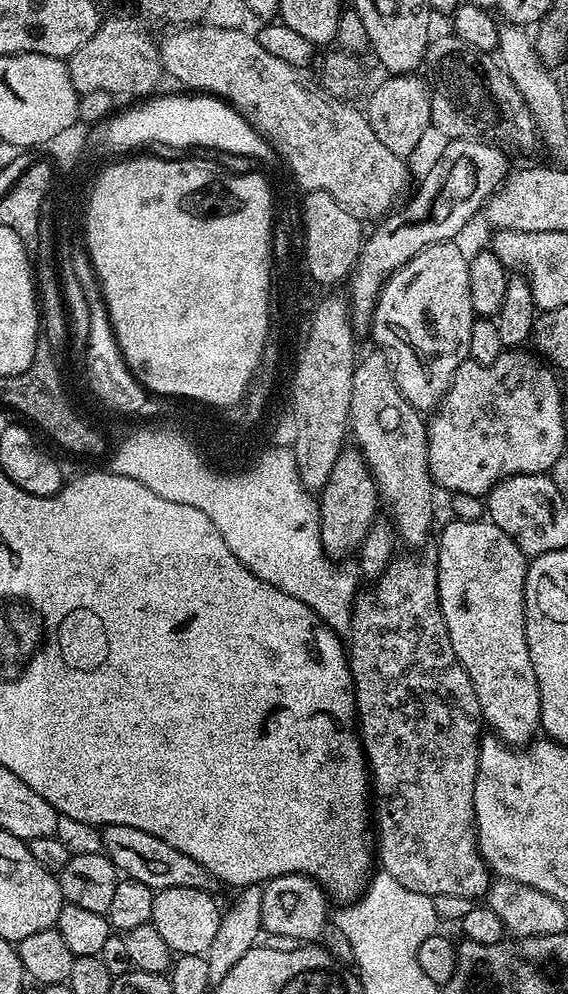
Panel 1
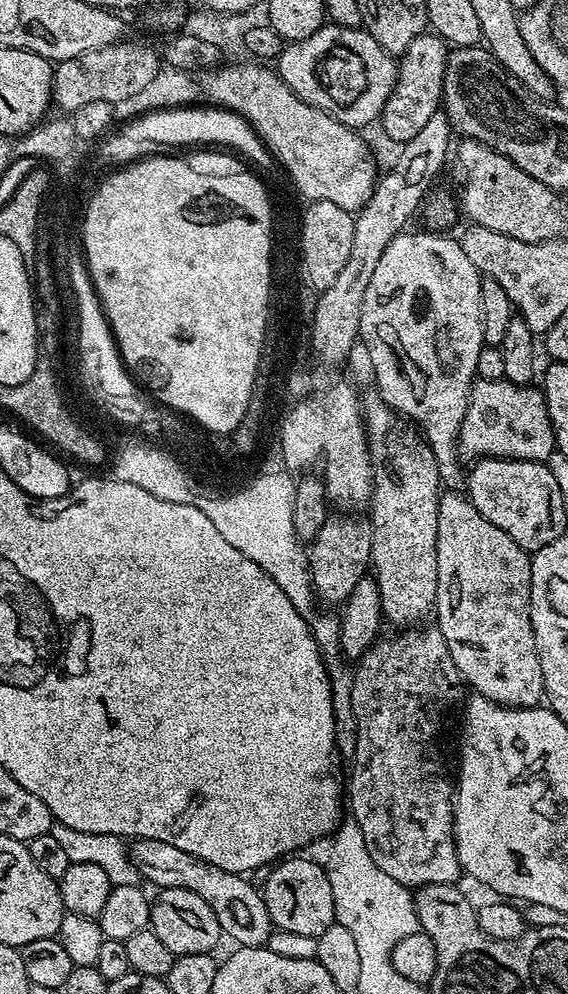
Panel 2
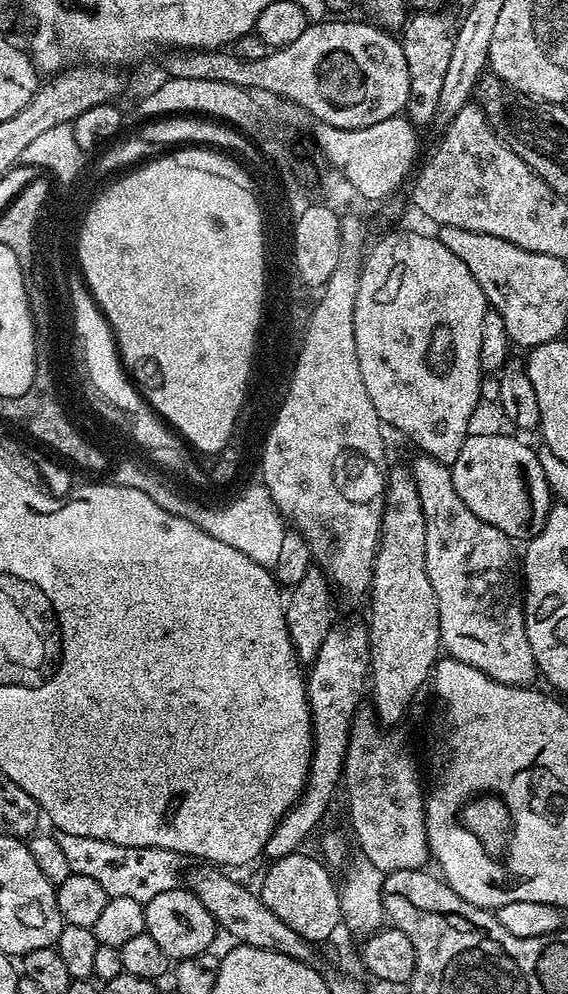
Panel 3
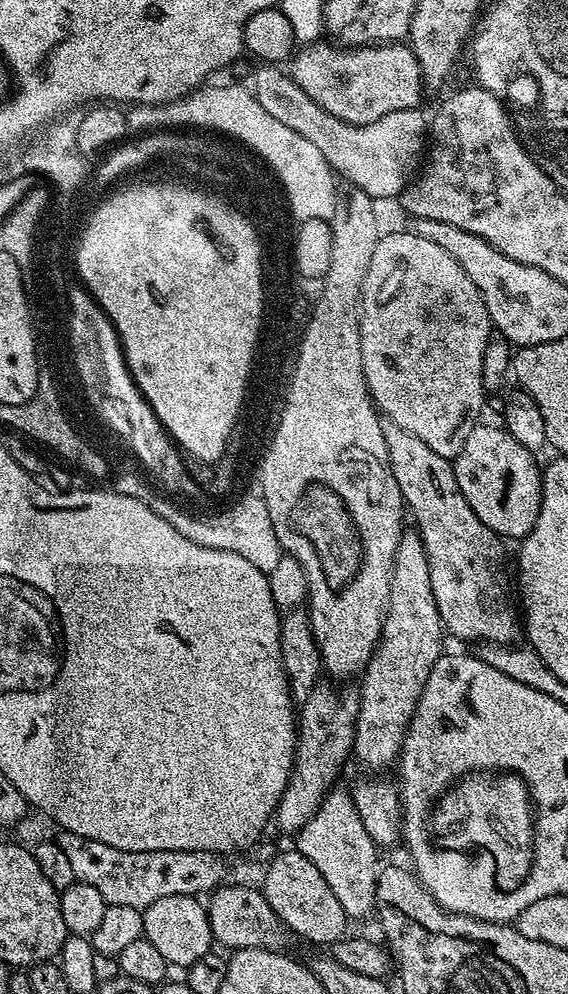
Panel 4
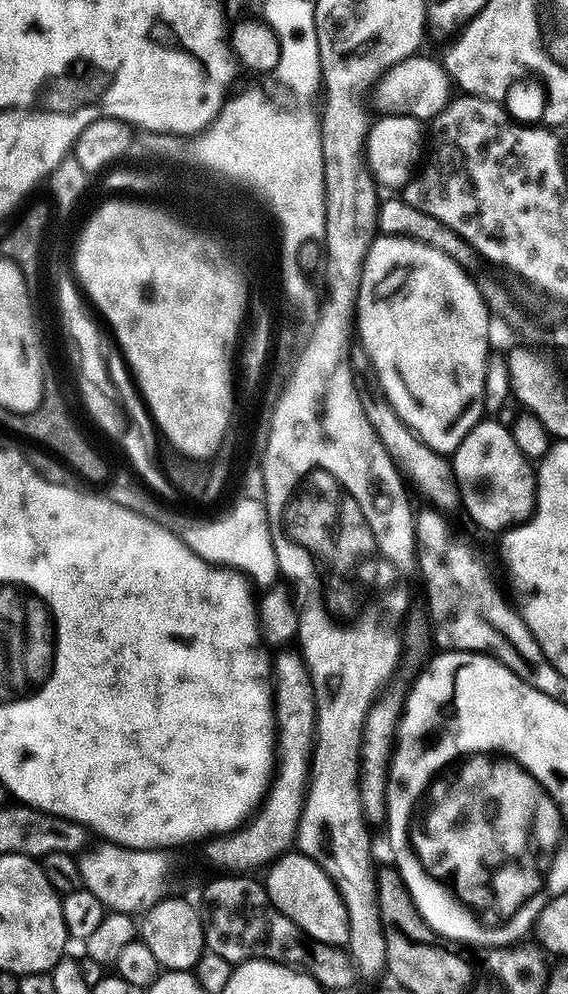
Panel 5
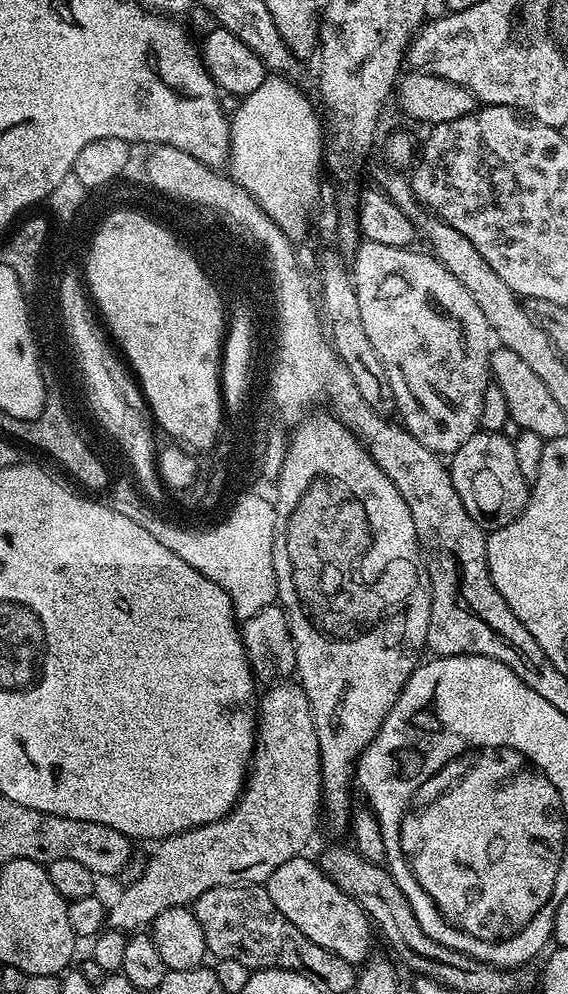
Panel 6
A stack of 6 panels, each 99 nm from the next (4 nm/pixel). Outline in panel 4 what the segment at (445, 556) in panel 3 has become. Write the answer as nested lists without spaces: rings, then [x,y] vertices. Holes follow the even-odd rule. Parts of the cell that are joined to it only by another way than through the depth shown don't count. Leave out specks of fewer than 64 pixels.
[[[387,418],[381,419],[382,438],[386,438],[386,446],[388,447],[388,461],[392,467],[394,478],[400,487],[400,493],[404,499],[407,511],[416,519],[415,527],[420,533],[420,537],[424,539],[424,549],[428,555],[428,565],[430,566],[430,586],[434,590],[434,602],[438,606],[438,614],[440,622],[444,625],[444,631],[449,637],[457,636],[460,640],[485,640],[488,646],[512,646],[517,643],[516,639],[521,639],[522,624],[518,619],[518,608],[512,605],[512,596],[508,593],[508,568],[504,565],[504,544],[505,541],[497,536],[496,532],[490,527],[483,524],[478,518],[478,514],[474,514],[474,510],[470,510],[470,502],[466,502],[466,498],[462,494],[462,490],[456,481],[456,469],[453,461],[442,458],[442,454],[434,454],[434,450],[430,450],[430,446],[426,446],[426,442],[422,442],[422,438],[418,438],[414,434],[410,434],[406,430],[402,430],[402,426],[398,426],[393,420]]]

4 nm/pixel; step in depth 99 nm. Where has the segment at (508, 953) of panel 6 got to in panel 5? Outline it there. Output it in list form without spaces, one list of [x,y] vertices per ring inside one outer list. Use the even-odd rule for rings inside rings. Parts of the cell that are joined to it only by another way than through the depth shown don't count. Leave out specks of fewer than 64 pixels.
[[[404,816],[404,844],[400,844],[400,852],[396,851],[396,844],[386,844],[389,850],[393,867],[400,875],[404,888],[410,893],[415,902],[416,909],[432,930],[448,940],[464,943],[474,948],[481,947],[511,947],[523,941],[531,933],[533,926],[540,913],[540,908],[534,906],[523,906],[515,913],[509,915],[500,926],[482,924],[473,909],[463,904],[456,894],[447,886],[445,881],[435,878],[423,867],[416,851],[414,851],[410,833],[414,816]],[[446,885],[446,886],[445,886]]]

